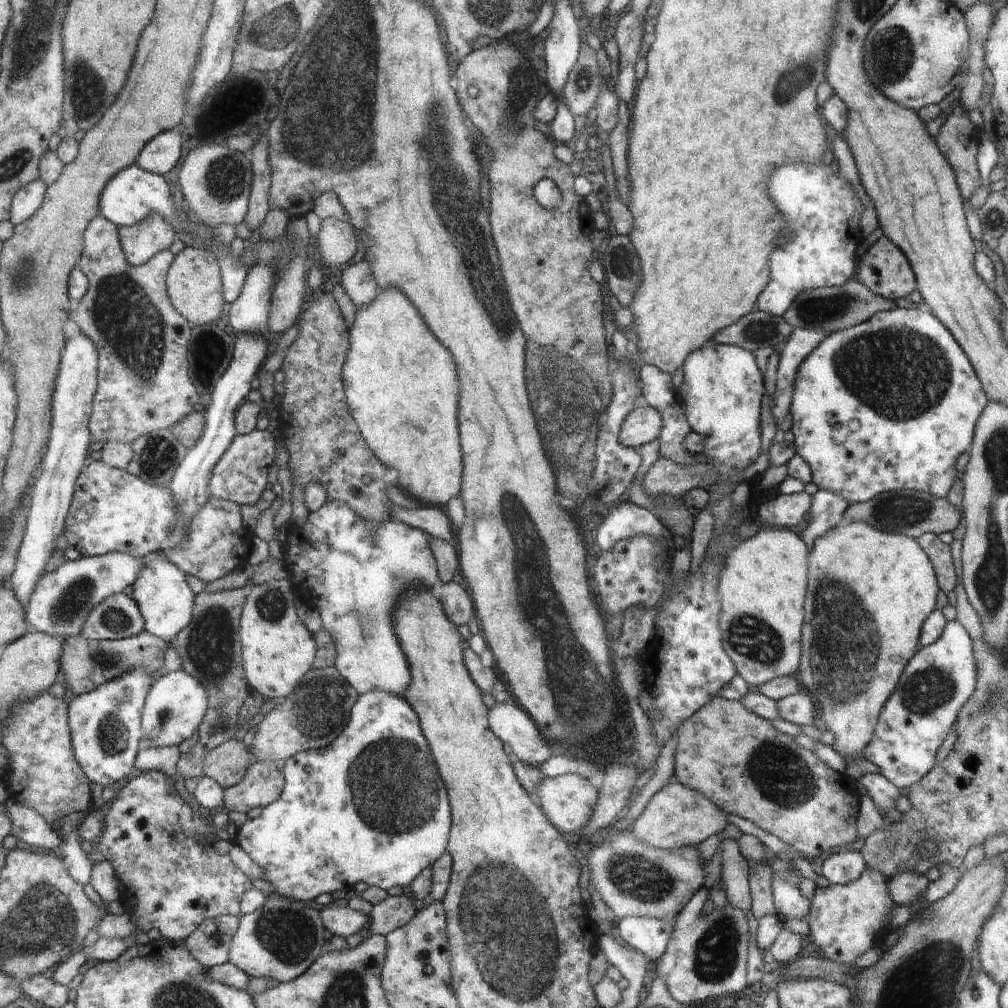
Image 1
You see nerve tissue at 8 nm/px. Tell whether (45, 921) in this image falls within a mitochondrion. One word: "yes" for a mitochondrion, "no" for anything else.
yes

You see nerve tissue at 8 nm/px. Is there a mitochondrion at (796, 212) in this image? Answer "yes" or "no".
no

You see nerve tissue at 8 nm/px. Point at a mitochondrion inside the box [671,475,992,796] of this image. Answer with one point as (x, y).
(842, 638)

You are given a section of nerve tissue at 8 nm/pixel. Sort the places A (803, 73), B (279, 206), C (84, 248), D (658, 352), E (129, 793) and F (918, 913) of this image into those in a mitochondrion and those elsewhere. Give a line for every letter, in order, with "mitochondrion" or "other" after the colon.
A: mitochondrion
B: other
C: other
D: other
E: other
F: other

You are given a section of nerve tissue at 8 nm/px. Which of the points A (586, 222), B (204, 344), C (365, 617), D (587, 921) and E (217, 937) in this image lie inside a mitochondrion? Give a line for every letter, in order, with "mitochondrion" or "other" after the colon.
A: other
B: other
C: mitochondrion
D: other
E: other

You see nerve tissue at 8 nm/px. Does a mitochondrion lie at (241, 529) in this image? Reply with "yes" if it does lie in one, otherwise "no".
no

